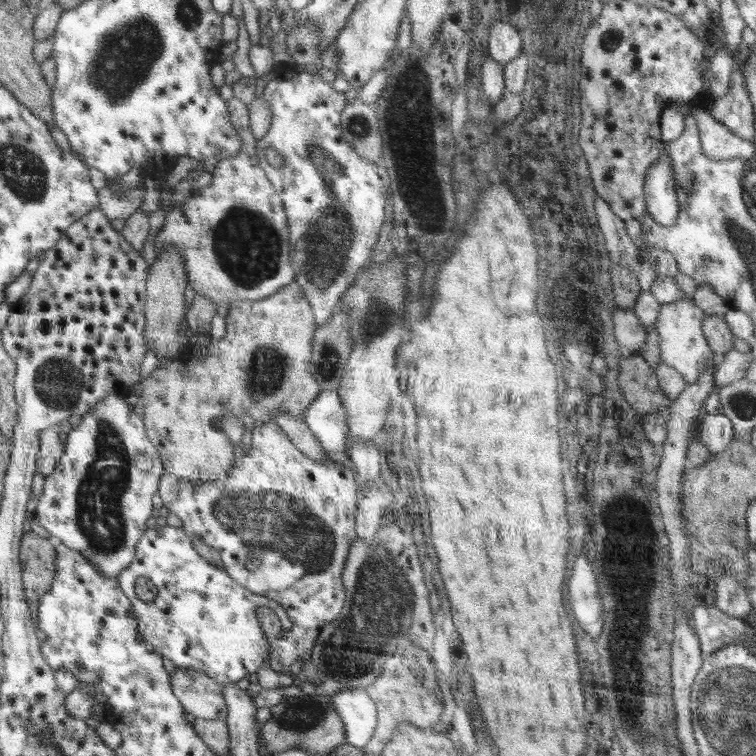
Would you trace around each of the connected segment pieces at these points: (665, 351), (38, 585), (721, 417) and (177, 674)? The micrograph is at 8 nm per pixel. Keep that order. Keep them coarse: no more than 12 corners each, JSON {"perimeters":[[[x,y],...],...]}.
{"perimeters":[[[690,299],[661,303],[660,359],[693,383],[720,356]],[[32,531],[20,546],[26,598],[40,605],[56,576],[55,541]],[[702,414],[697,435],[712,454],[736,436],[724,414]],[[176,667],[173,694],[185,712],[228,718],[222,685],[202,671]]]}

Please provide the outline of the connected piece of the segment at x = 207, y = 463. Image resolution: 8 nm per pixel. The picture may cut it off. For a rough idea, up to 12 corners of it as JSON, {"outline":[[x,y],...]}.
{"outline":[[294,281],[232,302],[206,360],[140,383],[165,472],[226,479],[222,418],[303,421],[321,393]]}

